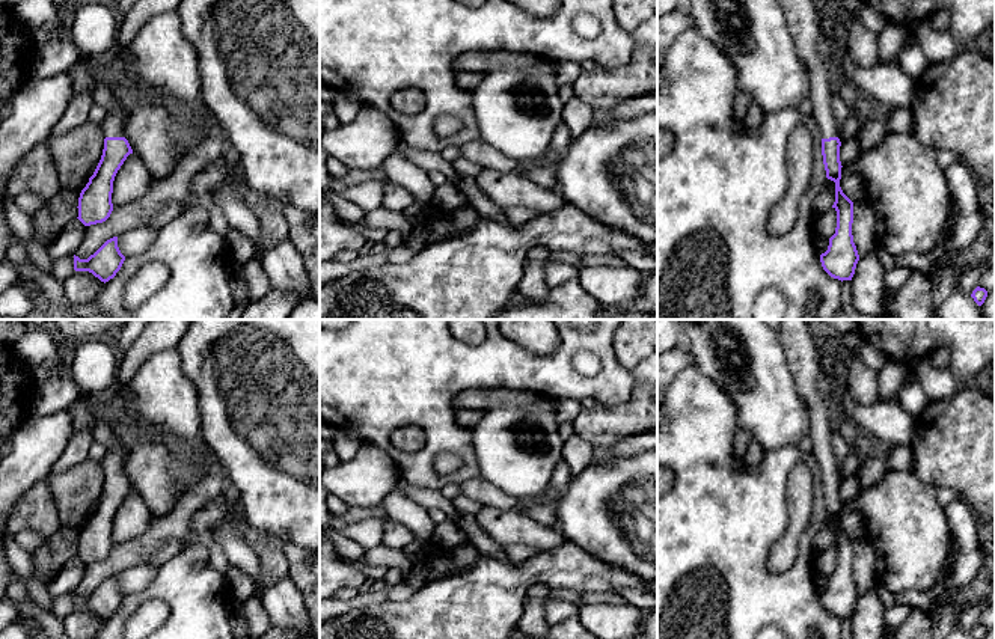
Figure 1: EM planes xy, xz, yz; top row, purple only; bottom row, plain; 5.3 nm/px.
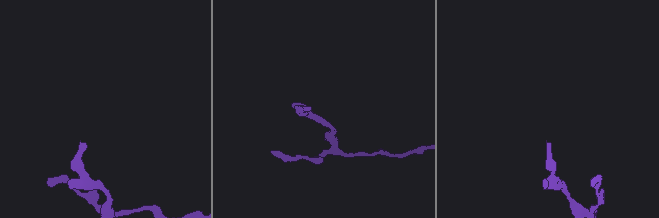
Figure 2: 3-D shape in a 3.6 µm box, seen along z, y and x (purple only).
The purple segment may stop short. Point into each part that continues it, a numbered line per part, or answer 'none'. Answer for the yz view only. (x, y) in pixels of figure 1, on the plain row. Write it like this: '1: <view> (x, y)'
1: yz (795, 335)

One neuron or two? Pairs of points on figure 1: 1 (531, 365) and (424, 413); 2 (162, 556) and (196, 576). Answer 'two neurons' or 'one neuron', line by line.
1: one neuron
2: two neurons

